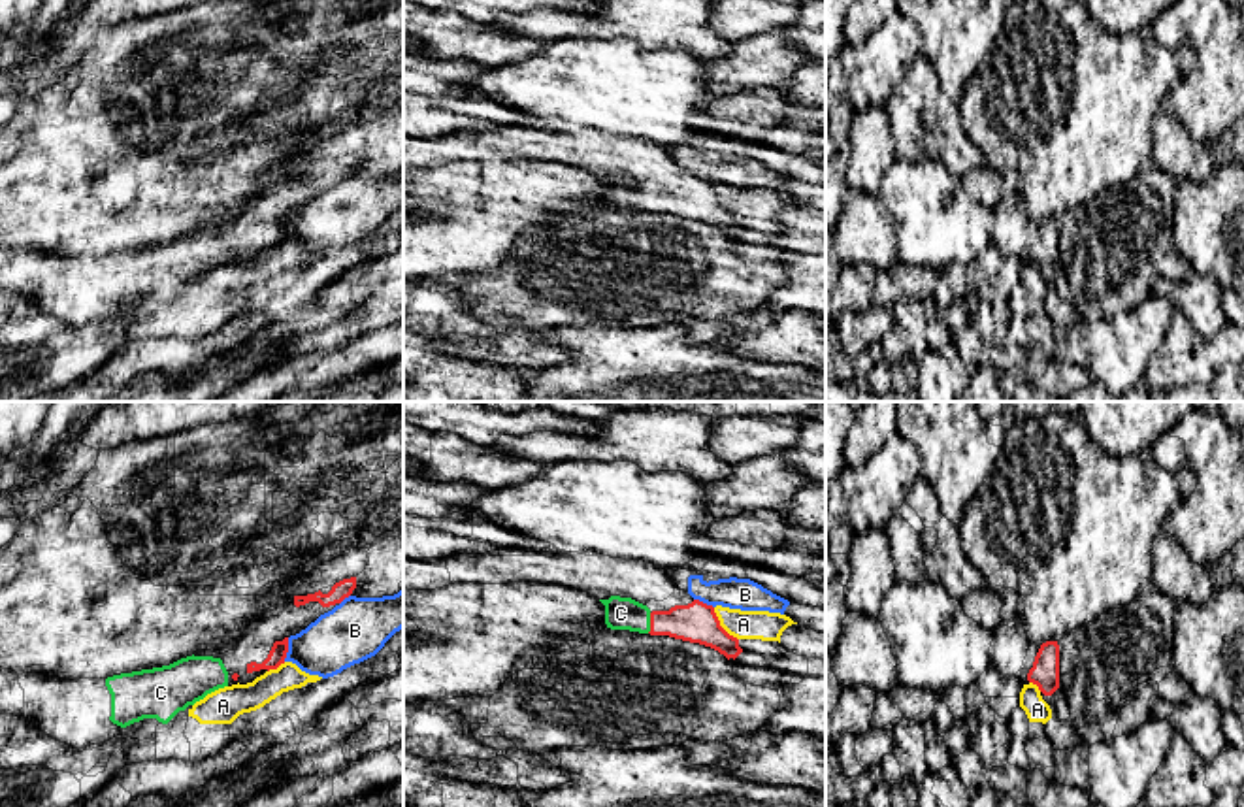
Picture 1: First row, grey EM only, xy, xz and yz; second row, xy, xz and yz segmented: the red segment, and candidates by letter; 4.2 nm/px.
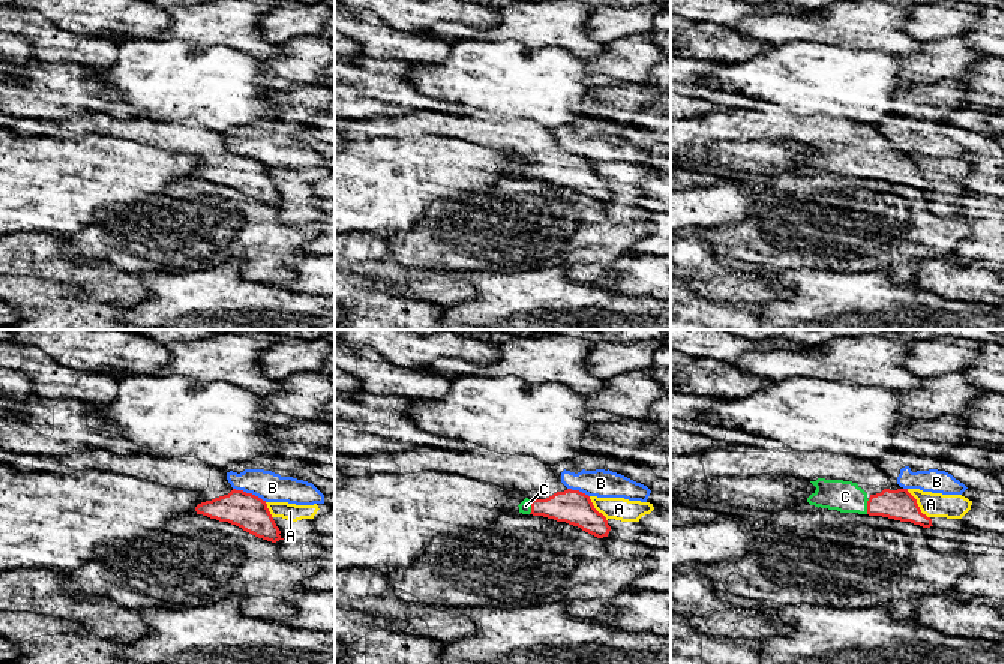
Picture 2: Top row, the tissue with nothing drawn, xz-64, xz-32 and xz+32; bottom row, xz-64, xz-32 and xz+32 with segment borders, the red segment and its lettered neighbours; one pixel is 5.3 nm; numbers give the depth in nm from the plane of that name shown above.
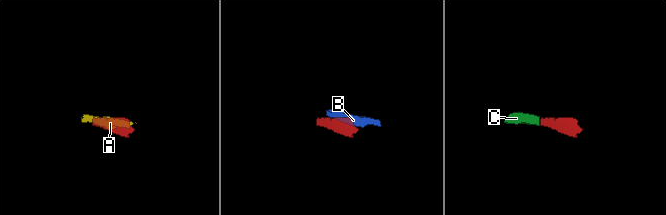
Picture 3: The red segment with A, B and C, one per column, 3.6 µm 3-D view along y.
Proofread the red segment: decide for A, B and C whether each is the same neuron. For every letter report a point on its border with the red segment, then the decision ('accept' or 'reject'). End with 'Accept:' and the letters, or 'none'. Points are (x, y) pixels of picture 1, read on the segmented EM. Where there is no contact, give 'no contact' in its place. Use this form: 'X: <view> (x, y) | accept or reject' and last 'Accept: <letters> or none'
A: xz (719, 625) | reject
B: xy (287, 649) | reject
C: xz (651, 623) | accept
Accept: C

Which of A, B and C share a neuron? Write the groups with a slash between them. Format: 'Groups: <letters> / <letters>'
Groups: A / B / C

